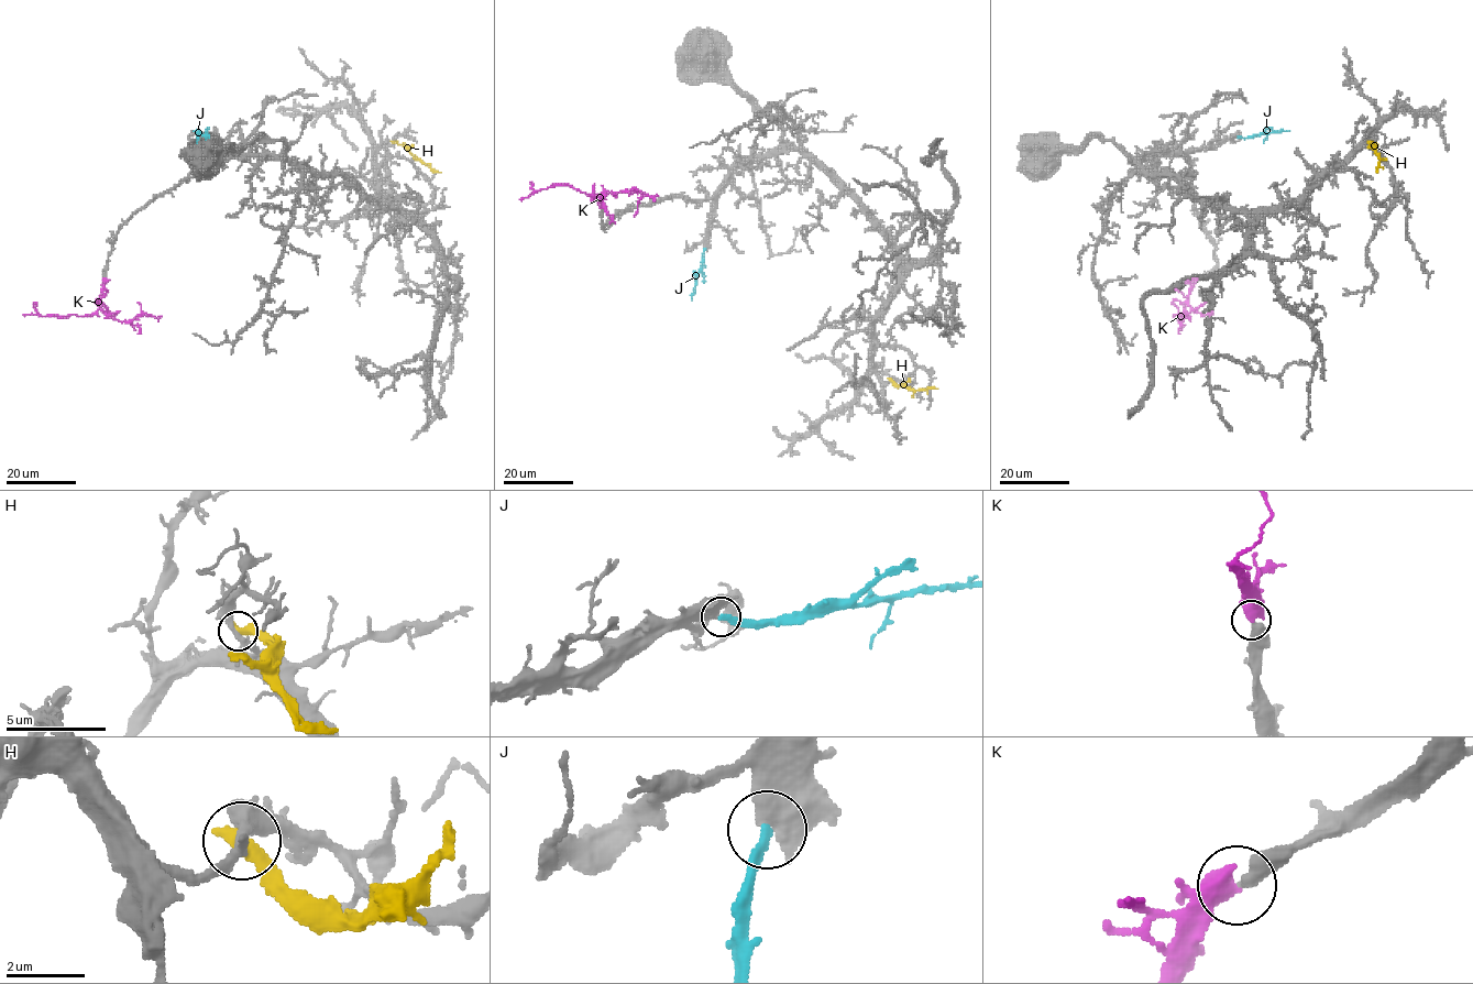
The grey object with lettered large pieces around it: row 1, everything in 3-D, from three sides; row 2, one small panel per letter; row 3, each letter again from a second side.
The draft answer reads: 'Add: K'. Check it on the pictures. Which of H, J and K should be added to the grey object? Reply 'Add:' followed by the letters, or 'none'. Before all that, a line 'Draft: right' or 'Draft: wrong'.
Draft: right
Add: K

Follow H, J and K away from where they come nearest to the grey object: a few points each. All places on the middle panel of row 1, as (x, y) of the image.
H: (890, 379), (913, 390), (937, 387)
J: (705, 248), (691, 299)
K: (601, 208), (595, 195), (580, 192), (570, 185), (552, 185), (520, 199)

